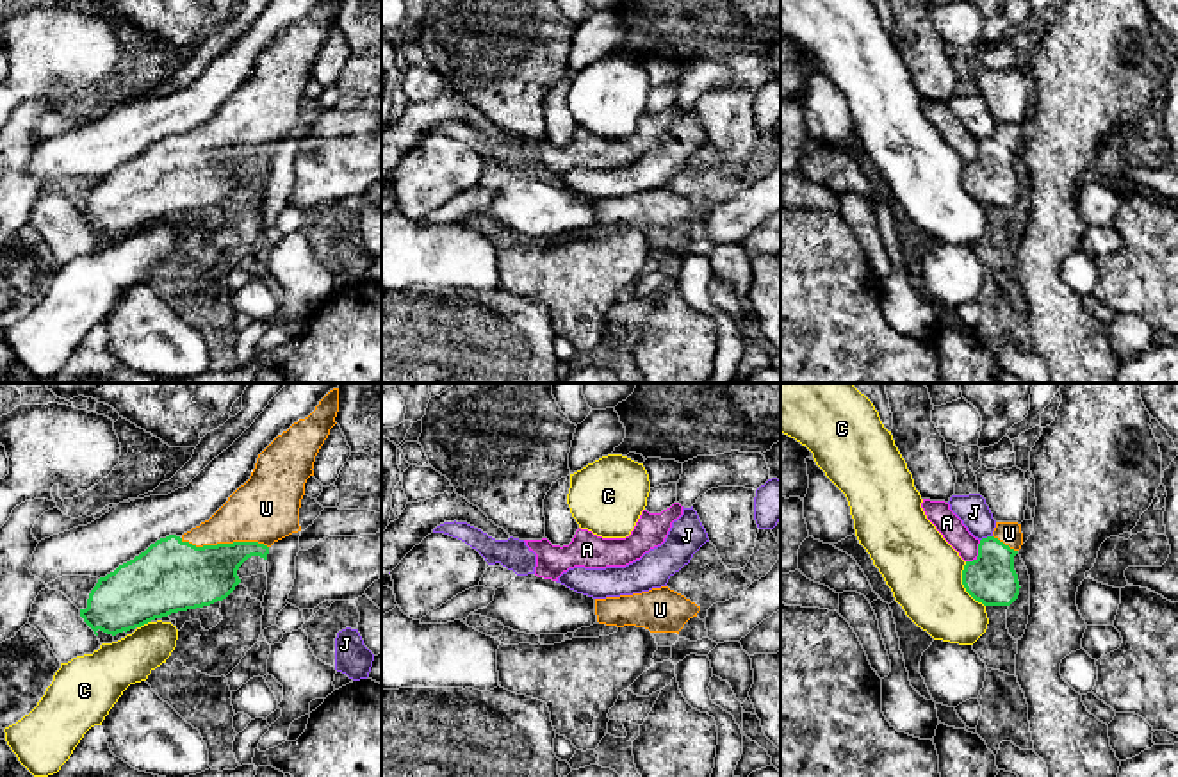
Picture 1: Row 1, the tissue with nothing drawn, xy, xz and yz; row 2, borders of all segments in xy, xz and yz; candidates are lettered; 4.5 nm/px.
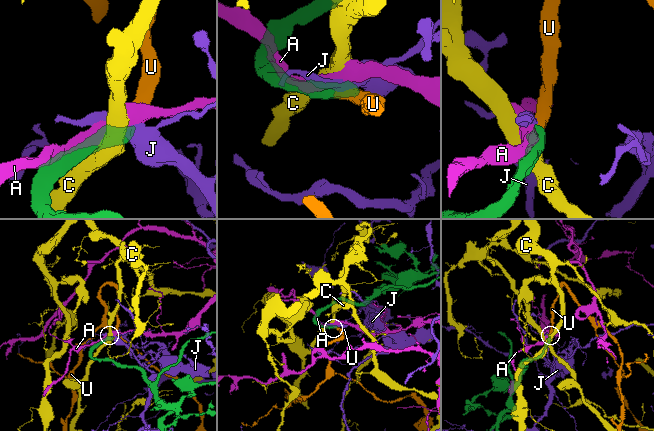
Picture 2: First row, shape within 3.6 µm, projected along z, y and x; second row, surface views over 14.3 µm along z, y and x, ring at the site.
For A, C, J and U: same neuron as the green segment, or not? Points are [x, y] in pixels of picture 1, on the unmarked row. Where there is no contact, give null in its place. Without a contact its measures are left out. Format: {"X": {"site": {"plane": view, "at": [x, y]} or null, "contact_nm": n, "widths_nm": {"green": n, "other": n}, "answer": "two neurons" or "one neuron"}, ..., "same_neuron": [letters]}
{"A": {"site": {"plane": "yz", "at": [979, 154]}, "contact_nm": 120, "widths_nm": {"green": 220, "other": 110}, "answer": "two neurons"}, "C": {"site": {"plane": "yz", "at": [963, 184]}, "contact_nm": 220, "widths_nm": {"green": 220, "other": 340}, "answer": "two neurons"}, "J": {"site": {"plane": "yz", "at": [988, 138]}, "contact_nm": 60, "widths_nm": {"green": 220, "other": 140}, "answer": "two neurons"}, "U": {"site": {"plane": "xy", "at": [225, 145]}, "contact_nm": 400, "widths_nm": {"green": 300, "other": 300}, "answer": "one neuron"}, "same_neuron": ["U"]}

